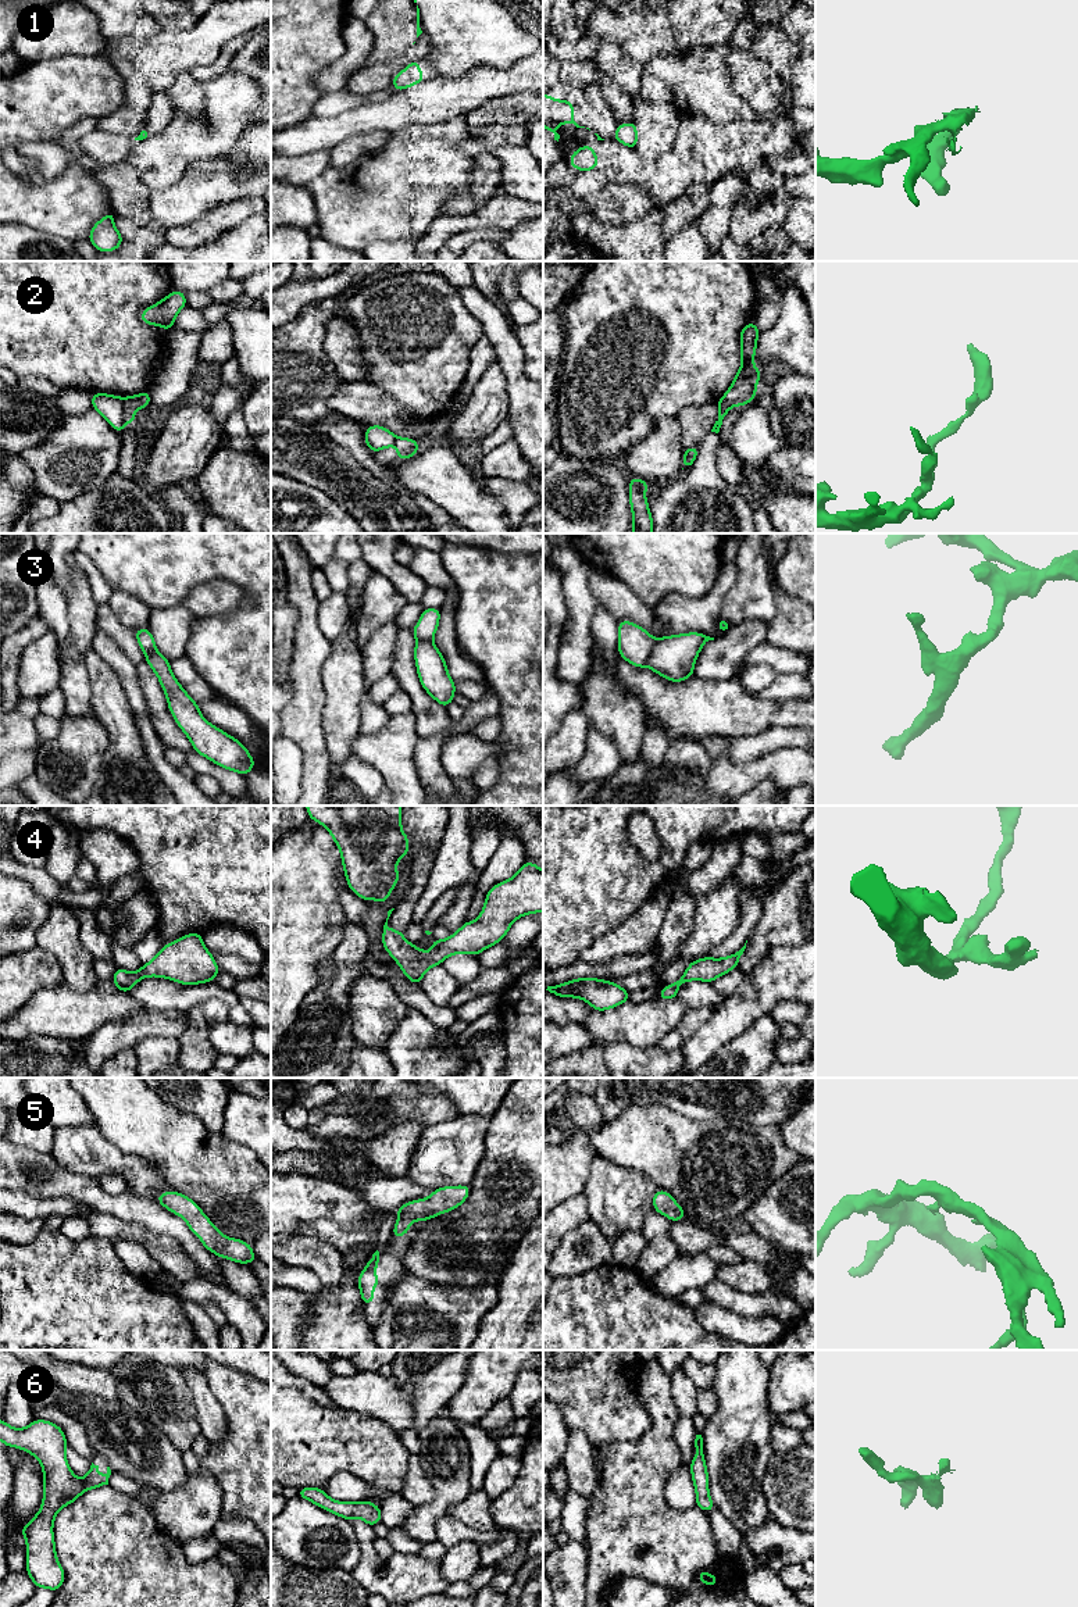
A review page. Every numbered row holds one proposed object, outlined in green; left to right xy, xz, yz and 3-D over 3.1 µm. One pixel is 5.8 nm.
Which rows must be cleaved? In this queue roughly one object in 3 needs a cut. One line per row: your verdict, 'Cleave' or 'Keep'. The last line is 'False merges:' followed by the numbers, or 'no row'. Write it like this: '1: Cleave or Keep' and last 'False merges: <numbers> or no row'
1: Cleave
2: Cleave
3: Cleave
4: Keep
5: Keep
6: Keep
False merges: 1, 2, 3

